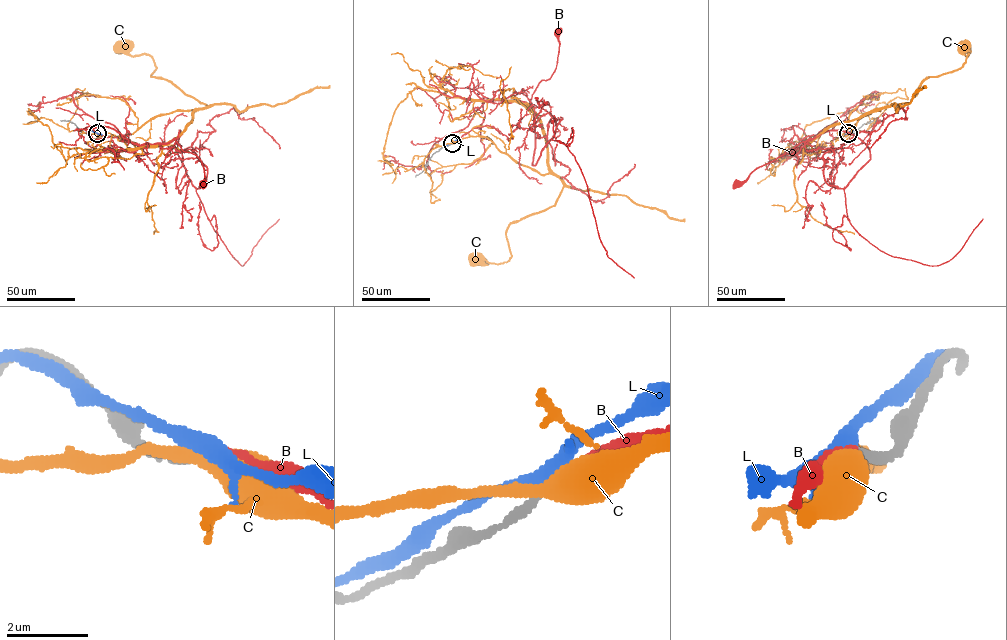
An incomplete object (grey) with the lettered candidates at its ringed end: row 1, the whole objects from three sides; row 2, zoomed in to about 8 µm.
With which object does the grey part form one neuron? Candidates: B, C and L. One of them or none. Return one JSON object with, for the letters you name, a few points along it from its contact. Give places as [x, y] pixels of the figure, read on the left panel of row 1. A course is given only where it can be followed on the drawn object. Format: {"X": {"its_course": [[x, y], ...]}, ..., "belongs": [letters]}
{"B": {"its_course": [[97, 133], [119, 137], [127, 131], [129, 139], [139, 145], [174, 139], [183, 151], [201, 160], [204, 183]]}, "belongs": ["B"]}

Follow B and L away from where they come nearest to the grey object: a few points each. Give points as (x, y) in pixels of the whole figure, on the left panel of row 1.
B: (97, 133), (119, 137), (127, 131), (129, 139), (139, 145), (174, 139), (183, 151), (201, 160), (204, 183)
L: (97, 133), (85, 131)

